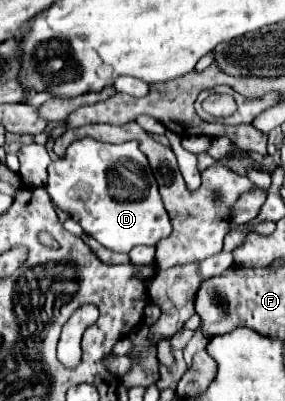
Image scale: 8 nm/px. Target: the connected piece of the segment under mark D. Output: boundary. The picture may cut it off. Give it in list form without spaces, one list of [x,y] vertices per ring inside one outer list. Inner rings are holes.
[[[91,139],[75,141],[63,159],[51,161],[47,191],[59,209],[111,251],[129,253],[135,245],[157,245],[171,233],[157,181],[135,141],[119,145]]]

